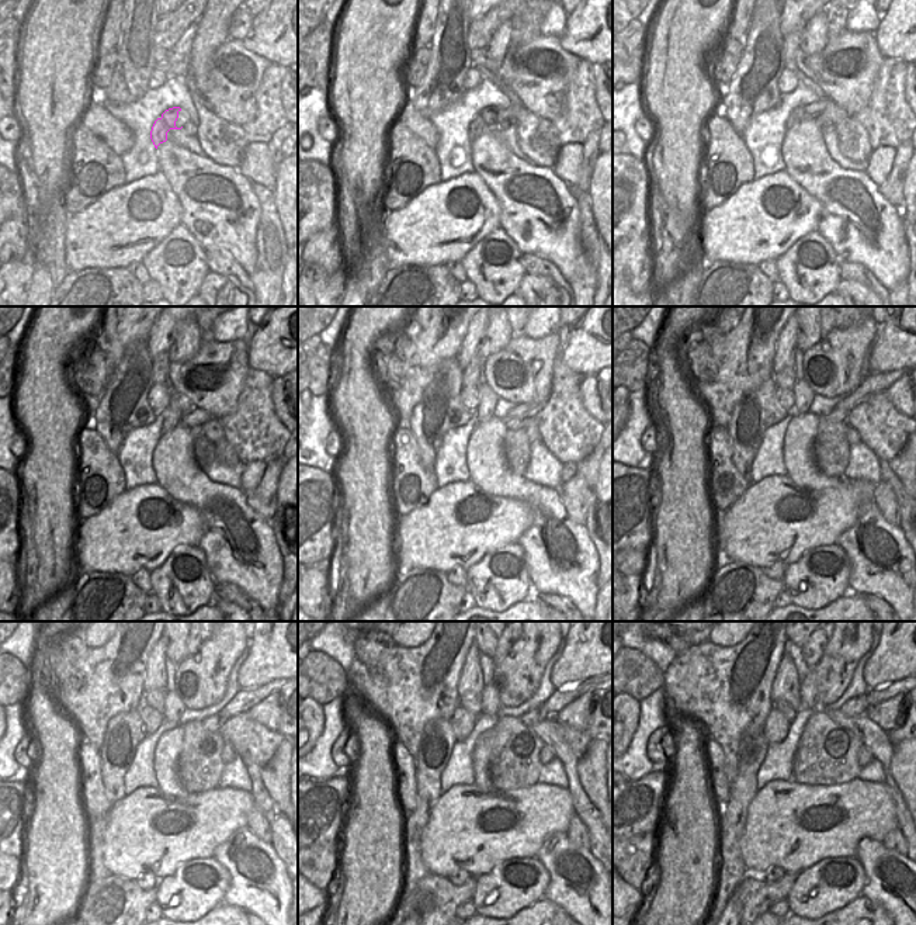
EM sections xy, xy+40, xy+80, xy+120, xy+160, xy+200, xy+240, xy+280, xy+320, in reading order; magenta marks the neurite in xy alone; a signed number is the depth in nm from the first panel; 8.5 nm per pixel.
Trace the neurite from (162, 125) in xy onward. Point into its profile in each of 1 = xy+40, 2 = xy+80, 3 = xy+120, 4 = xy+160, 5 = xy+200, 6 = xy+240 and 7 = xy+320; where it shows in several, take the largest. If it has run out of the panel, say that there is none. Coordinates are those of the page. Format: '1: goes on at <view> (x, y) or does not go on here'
1: goes on at xy+40 (476, 127)
2: goes on at xy+80 (815, 108)
3: goes on at xy+120 (198, 416)
4: goes on at xy+160 (520, 412)
5: goes on at xy+200 (875, 383)
6: goes on at xy+240 (243, 700)
7: goes on at xy+320 (887, 692)

